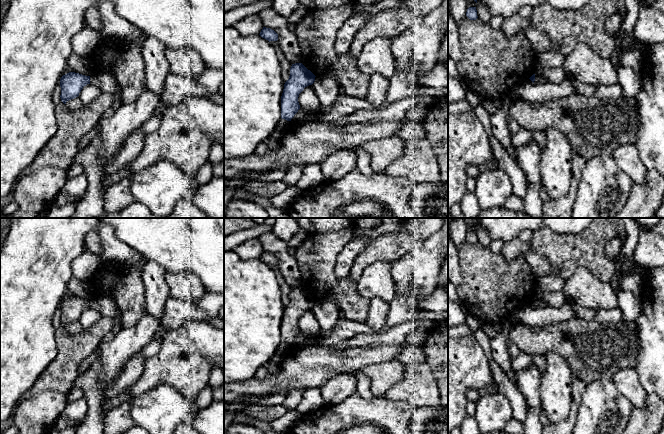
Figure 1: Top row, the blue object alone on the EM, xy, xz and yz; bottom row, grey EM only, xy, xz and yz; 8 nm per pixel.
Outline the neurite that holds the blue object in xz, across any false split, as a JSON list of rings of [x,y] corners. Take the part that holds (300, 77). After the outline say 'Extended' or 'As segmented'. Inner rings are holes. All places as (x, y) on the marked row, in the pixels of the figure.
[[[302,63],[292,64],[289,79],[284,84],[281,96],[281,118],[291,121],[300,109],[298,102],[299,94],[305,87],[312,85],[315,75]]]. As segmented

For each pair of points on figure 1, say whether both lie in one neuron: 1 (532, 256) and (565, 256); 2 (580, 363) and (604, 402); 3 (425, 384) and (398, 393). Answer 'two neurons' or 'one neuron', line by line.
1: two neurons
2: two neurons
3: one neuron

